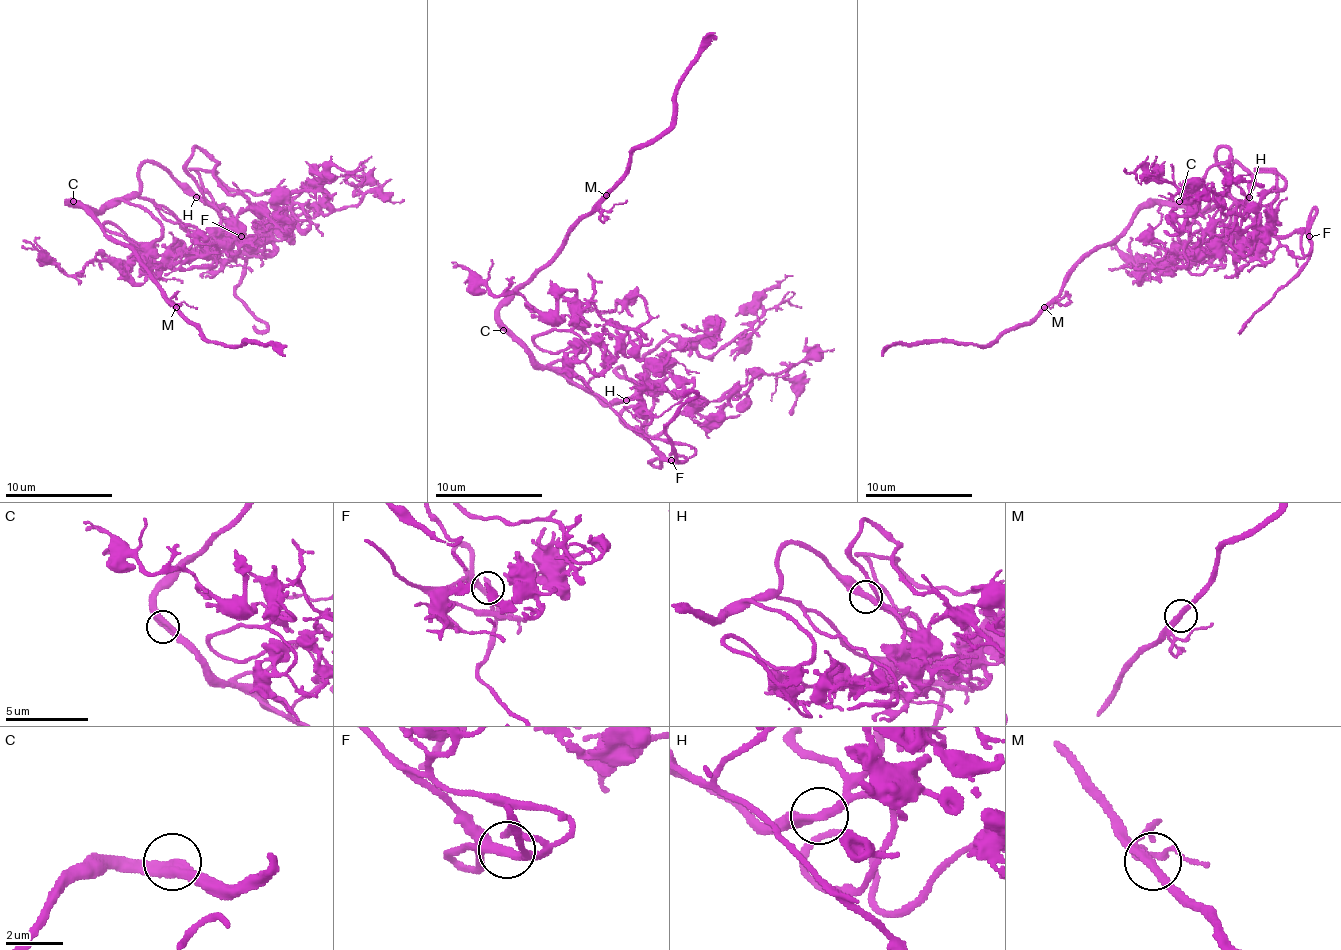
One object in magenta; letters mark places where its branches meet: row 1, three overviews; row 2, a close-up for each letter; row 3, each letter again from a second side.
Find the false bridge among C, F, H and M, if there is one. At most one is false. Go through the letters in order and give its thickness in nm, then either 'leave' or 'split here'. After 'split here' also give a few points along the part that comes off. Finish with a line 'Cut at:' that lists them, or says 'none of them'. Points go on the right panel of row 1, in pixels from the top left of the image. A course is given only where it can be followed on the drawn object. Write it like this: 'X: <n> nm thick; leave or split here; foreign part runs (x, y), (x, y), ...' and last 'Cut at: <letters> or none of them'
C: 360 nm thick; leave
F: 320 nm thick; leave
H: 320 nm thick; leave
M: 280 nm thick; leave
Cut at: none of them

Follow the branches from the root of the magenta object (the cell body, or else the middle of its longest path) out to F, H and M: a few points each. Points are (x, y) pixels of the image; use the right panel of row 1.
F: (1220, 199), (1228, 196), (1263, 231), (1274, 236), (1293, 234), (1309, 236)
H: (1220, 199), (1228, 190), (1228, 172), (1236, 161), (1252, 177), (1249, 196)
M: (1220, 199), (1203, 209), (1147, 204), (1114, 239), (1090, 253), (1044, 307)

